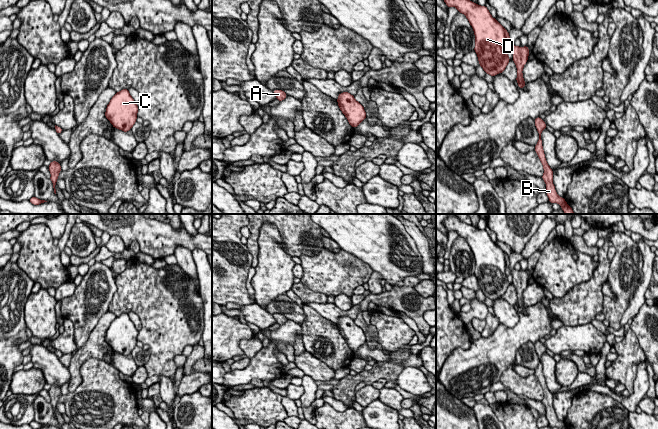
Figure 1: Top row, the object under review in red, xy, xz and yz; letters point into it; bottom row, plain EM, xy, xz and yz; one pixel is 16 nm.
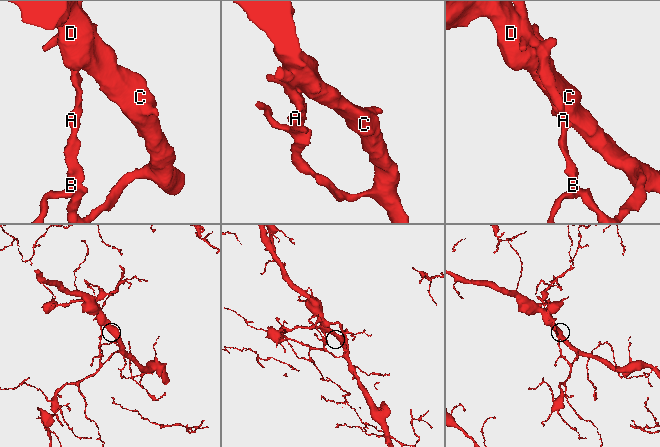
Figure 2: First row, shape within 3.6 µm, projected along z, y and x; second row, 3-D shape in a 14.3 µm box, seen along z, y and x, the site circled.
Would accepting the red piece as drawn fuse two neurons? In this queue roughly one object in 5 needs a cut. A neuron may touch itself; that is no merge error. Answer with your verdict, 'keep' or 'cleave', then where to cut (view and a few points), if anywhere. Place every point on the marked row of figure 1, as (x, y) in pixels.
keep; no cut

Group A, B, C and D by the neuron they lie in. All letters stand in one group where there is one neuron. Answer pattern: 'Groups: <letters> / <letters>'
Groups: A B C D

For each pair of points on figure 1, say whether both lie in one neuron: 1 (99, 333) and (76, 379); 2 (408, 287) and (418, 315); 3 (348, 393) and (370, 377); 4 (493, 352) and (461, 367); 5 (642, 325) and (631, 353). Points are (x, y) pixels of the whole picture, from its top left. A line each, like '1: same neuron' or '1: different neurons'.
1: same neuron
2: same neuron
3: same neuron
4: same neuron
5: different neurons

